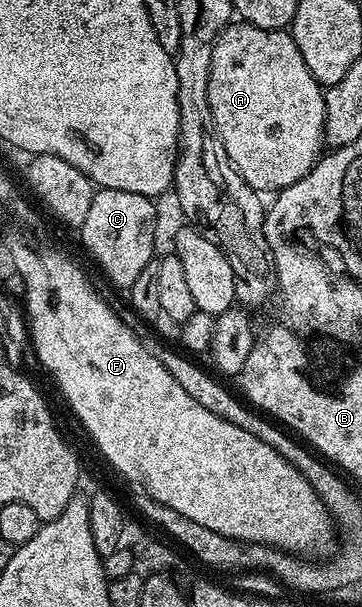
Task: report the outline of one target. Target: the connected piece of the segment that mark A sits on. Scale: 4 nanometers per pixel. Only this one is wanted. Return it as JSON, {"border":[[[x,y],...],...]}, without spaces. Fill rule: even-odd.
{"border":[[[243,20],[233,21],[216,37],[210,60],[208,91],[210,92],[210,112],[214,116],[218,136],[226,148],[226,156],[230,156],[233,168],[240,173],[242,180],[246,180],[246,184],[250,184],[250,188],[254,188],[257,192],[265,192],[264,190],[279,192],[285,190],[290,184],[302,180],[302,176],[311,172],[322,154],[324,117],[326,116],[325,87],[321,86],[318,80],[314,80],[314,76],[310,76],[310,68],[306,68],[306,60],[302,60],[302,52],[298,52],[298,44],[294,44],[288,30],[263,30],[257,26],[251,26],[249,22]]]}

